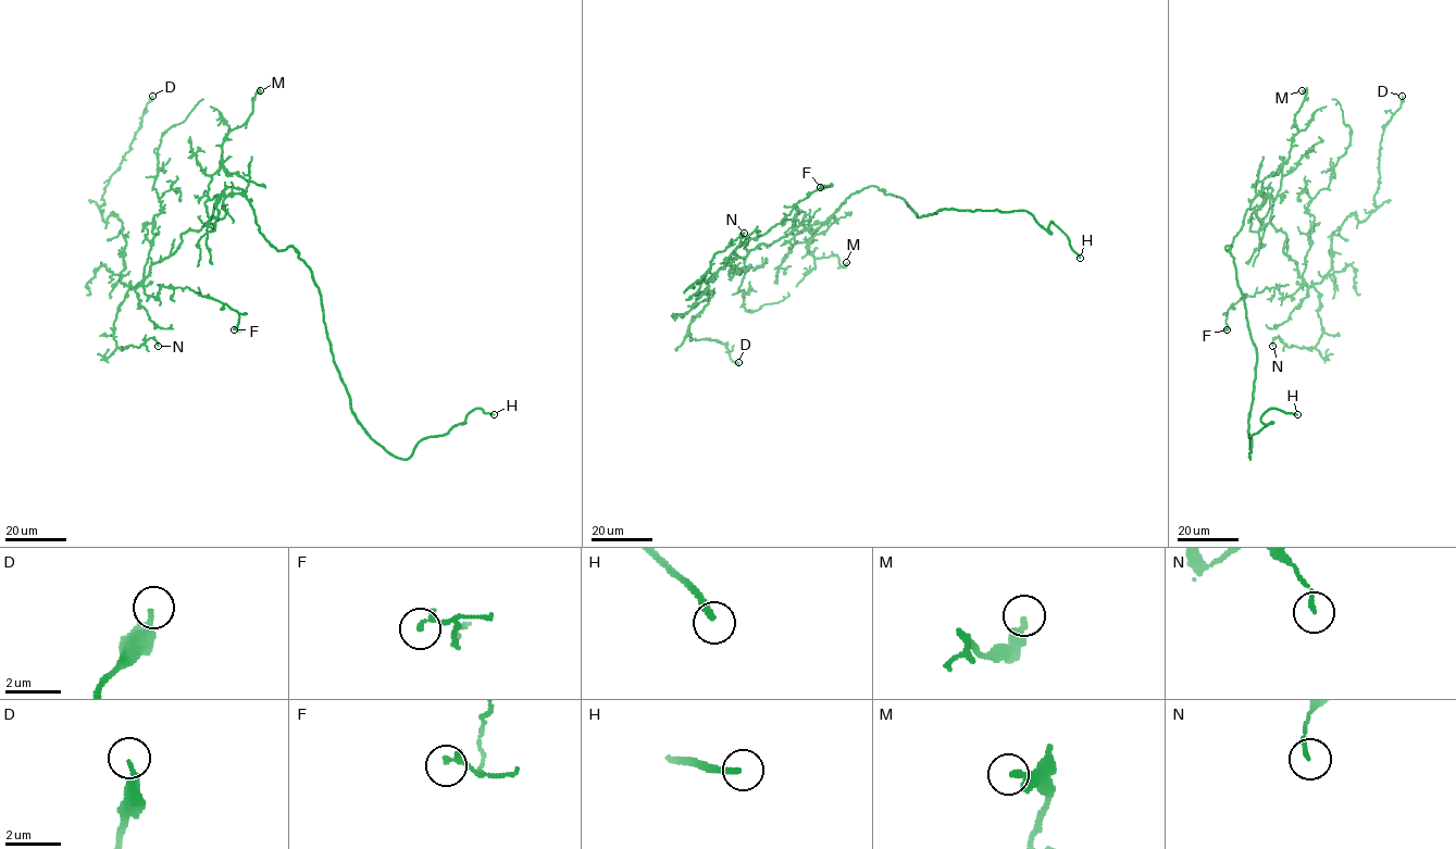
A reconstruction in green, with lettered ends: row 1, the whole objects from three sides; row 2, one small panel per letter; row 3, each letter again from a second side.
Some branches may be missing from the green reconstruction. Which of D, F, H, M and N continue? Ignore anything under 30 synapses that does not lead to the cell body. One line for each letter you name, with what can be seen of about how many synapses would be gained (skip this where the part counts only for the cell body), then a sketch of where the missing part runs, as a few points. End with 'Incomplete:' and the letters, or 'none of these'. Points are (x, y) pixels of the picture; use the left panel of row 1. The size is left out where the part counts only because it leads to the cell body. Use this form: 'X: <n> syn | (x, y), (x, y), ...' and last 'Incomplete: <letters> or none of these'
Incomplete: H

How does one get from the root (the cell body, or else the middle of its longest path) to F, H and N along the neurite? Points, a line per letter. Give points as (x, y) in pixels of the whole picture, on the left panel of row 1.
F: (253, 212), (239, 194), (222, 196), (144, 282), (147, 295), (188, 287), (226, 304), (239, 317), (234, 329)
H: (253, 212), (265, 238), (310, 270), (352, 413), (373, 439), (408, 459), (474, 409), (494, 414)
N: (253, 212), (239, 194), (222, 196), (208, 222), (183, 233), (128, 289), (115, 346), (158, 346)

